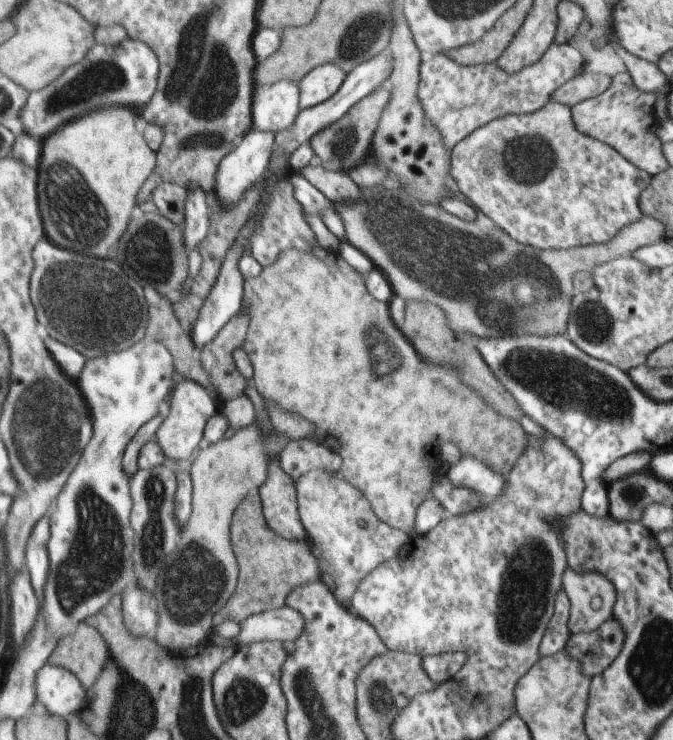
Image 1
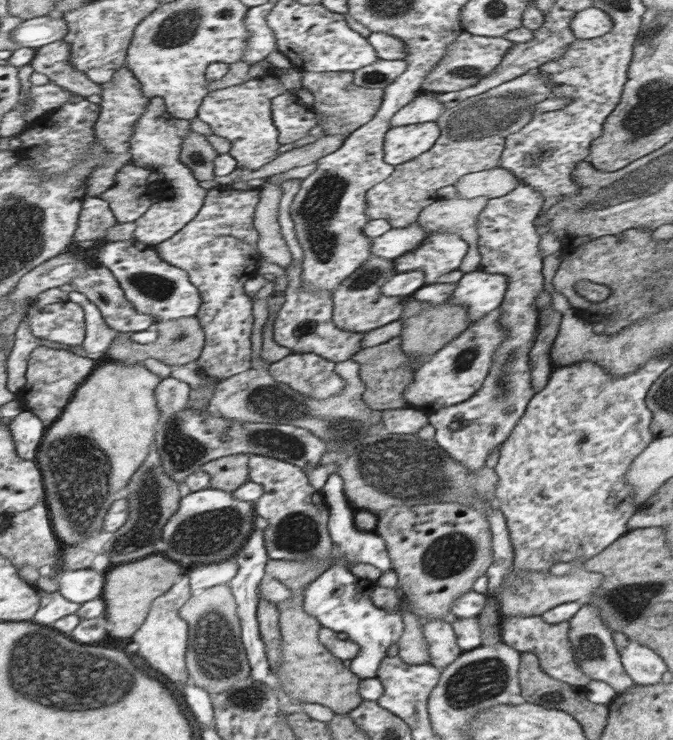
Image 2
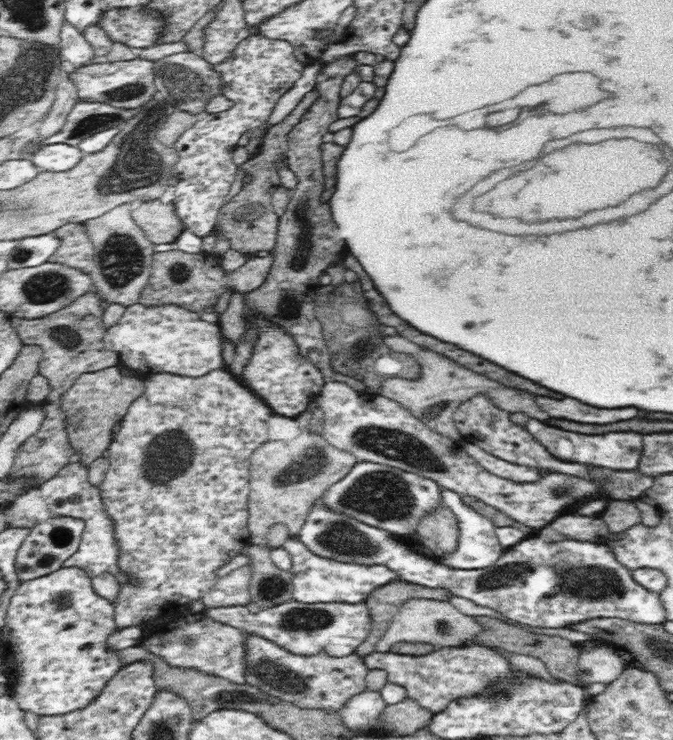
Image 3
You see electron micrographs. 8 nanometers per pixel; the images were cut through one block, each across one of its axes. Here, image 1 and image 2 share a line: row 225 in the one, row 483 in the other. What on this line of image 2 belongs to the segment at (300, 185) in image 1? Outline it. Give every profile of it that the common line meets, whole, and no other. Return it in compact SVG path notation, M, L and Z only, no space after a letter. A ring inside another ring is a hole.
M331 474L319 492L321 492L325 502L333 502L333 510L329 510L327 528L329 528L331 538L335 540L335 544L343 552L345 560L339 560L329 570L319 572L319 576L311 584L305 586L303 610L321 624L321 630L327 632L327 636L335 636L337 632L343 632L343 634L347 634L347 640L359 644L359 654L351 660L349 672L353 676L357 676L359 680L365 680L365 678L379 676L381 660L385 656L389 656L387 650L403 634L403 628L405 628L403 618L405 616L403 616L403 610L399 610L399 608L375 606L371 598L373 598L377 584L371 580L363 580L363 578L353 576L349 566L347 566L347 560L363 562L365 566L375 566L379 570L379 576L393 570L393 564L391 564L391 558L389 558L389 552L385 548L383 538L377 536L375 532L359 532L353 528L355 510L349 506L347 496L343 494L341 486L343 486L343 480L339 480L335 474Z

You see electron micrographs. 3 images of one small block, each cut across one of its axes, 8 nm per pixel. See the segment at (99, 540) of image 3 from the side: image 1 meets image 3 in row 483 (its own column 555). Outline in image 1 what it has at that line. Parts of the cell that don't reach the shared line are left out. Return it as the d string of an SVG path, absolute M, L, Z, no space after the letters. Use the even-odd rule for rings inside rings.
M555 42L537 64L515 76L503 72L497 62L489 66L459 66L445 54L433 54L433 58L425 60L419 66L417 100L423 108L423 116L439 130L443 146L451 154L451 150L459 142L463 142L467 136L471 136L491 120L541 110L549 102L549 94L553 94L555 88L561 88L565 82L581 76L583 72L585 58L581 56L581 52L571 44L557 46Z

